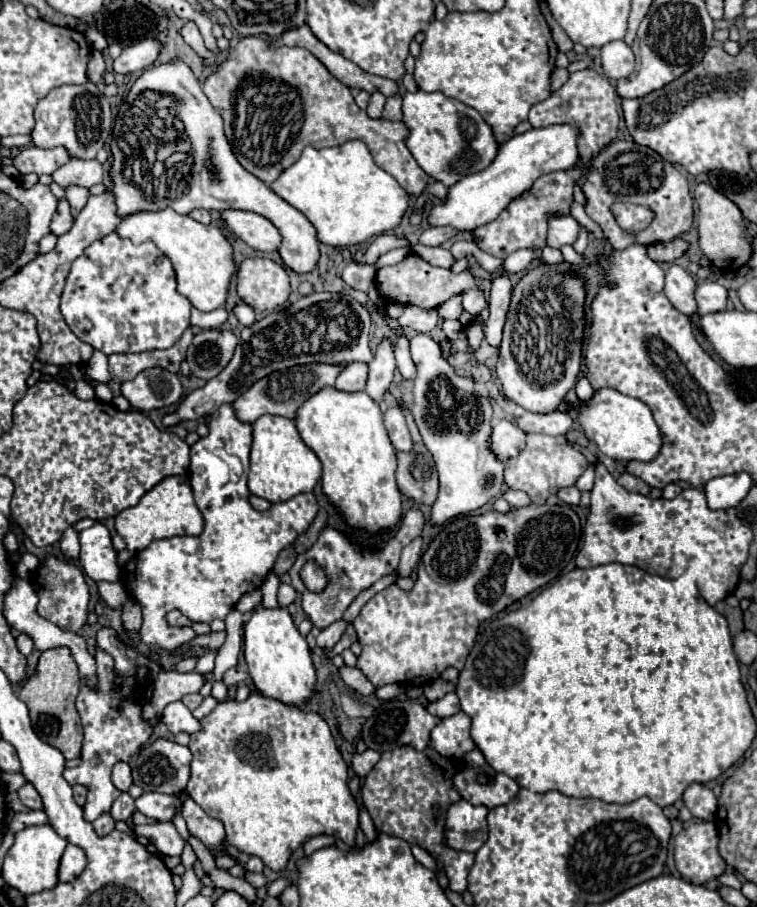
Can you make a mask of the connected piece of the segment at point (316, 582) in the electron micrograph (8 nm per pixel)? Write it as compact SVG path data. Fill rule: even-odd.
M307 561L301 569L301 579L305 583L305 587L313 593L321 593L327 585L329 585L329 579L325 575L325 571L315 563L315 561Z

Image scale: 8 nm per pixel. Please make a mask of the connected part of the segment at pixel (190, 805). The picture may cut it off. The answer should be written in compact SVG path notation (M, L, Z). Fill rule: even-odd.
M185 799L183 801L183 817L187 821L187 829L191 835L195 835L197 839L203 841L203 845L213 851L213 849L221 849L223 847L223 839L225 839L225 831L221 821L209 817L193 799Z

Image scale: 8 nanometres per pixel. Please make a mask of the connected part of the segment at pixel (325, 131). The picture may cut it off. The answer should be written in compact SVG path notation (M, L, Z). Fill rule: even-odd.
M243 37L229 51L229 57L223 63L219 63L215 71L205 79L203 91L209 97L215 111L225 121L225 135L237 161L267 185L273 183L281 175L281 171L291 167L307 145L337 147L343 145L345 141L361 139L367 143L367 149L373 155L375 163L383 171L391 173L409 195L419 197L427 187L427 173L417 165L417 161L405 147L405 137L409 135L405 123L389 119L369 119L369 115L363 109L359 109L357 103L353 101L349 87L333 79L327 67L311 51L303 47L271 49L269 43L261 37Z

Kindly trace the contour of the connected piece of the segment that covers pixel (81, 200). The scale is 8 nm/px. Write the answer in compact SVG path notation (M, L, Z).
M69 187L65 191L67 191L67 201L71 205L71 213L73 213L73 217L77 217L89 199L89 191L81 189L81 187Z

